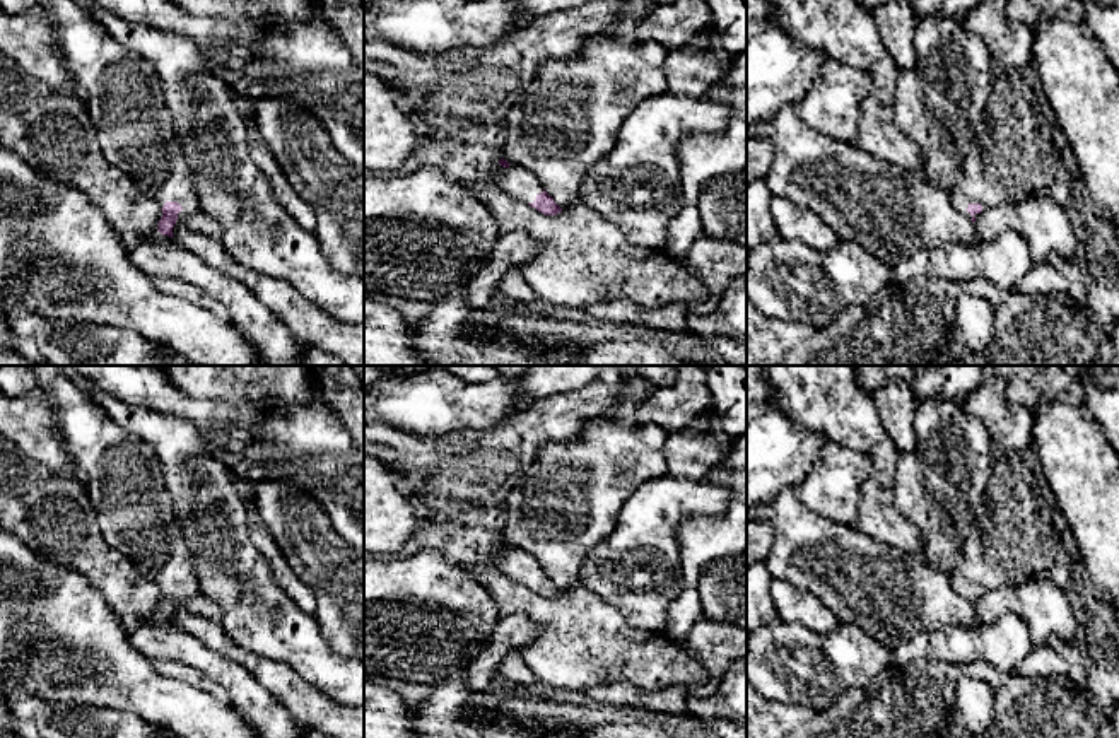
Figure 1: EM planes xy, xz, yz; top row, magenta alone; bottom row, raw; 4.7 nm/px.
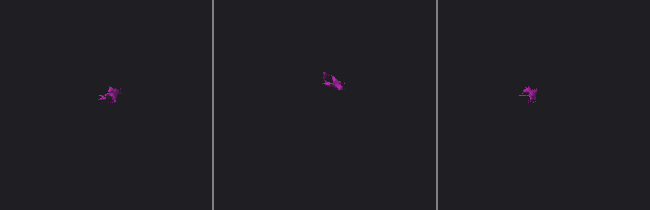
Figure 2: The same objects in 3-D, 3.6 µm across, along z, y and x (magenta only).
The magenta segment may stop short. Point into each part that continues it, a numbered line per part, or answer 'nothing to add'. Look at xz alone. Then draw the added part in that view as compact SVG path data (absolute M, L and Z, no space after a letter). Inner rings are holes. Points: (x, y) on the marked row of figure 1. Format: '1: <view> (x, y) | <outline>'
1: xz (520, 181) | M502 152L495 155L492 171L504 190L526 203L533 203L536 195L543 191L540 179L531 171L511 164Z

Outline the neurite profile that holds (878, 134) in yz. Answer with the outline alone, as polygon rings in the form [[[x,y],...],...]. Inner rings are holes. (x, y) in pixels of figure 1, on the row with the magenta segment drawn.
[[[890,56],[871,67],[873,85],[861,102],[861,120],[852,144],[912,174],[924,173],[919,147],[900,132],[893,118],[899,68]]]

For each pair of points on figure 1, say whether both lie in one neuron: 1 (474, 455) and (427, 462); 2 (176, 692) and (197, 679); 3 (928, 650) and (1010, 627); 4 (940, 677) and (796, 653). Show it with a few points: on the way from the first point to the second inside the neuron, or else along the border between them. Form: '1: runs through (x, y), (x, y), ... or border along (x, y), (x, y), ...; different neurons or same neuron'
1: runs through (462, 462), (439, 462); same neuron
2: border along (152, 663), (161, 673), (185, 679), (224, 701); different neurons
3: runs through (949, 644), (990, 643); same neuron
4: border along (890, 665), (867, 685); different neurons

